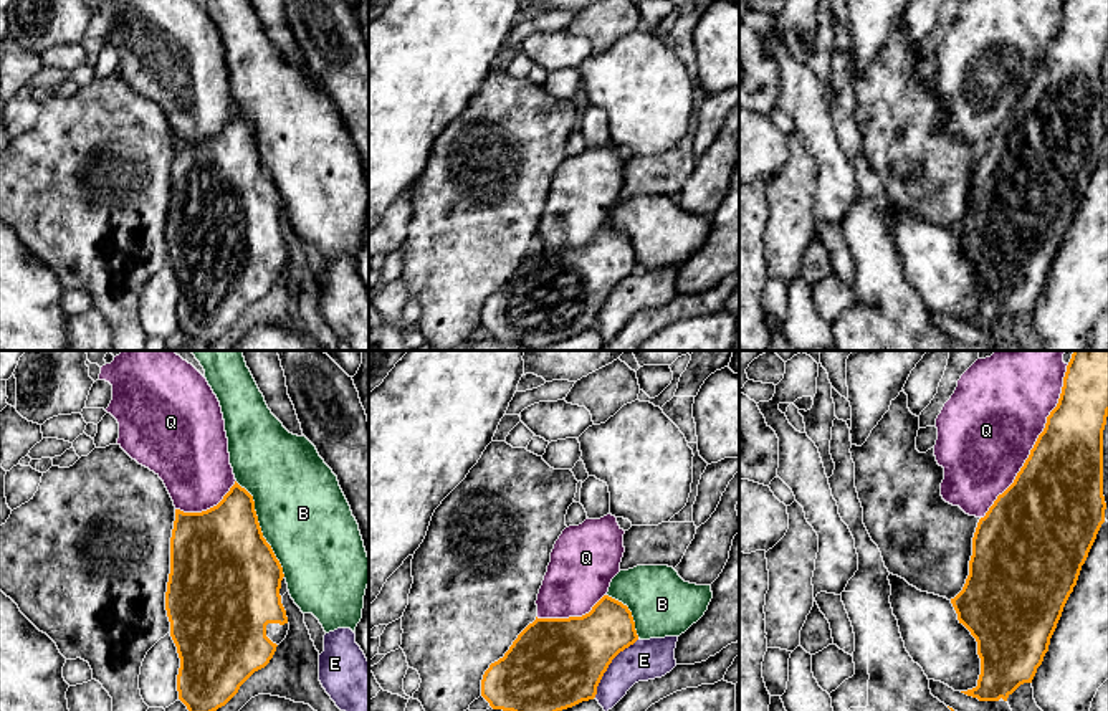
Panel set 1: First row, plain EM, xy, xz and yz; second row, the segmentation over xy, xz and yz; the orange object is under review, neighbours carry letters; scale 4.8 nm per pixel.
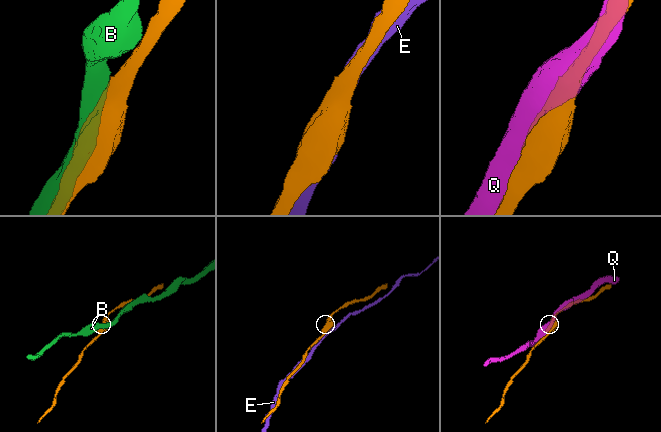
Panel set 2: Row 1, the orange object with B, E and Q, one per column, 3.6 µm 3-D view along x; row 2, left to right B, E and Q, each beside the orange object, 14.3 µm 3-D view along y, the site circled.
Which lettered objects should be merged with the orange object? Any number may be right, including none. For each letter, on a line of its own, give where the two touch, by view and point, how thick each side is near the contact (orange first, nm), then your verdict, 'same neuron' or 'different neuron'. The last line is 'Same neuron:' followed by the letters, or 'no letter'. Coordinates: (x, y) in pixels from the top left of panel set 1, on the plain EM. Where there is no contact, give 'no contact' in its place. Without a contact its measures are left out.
B: xy (260, 157) | 480/440 nm | different neuron
E: xz (609, 293) | 440/200 nm | different neuron
Q: yz (1034, 75) | 420/480 nm | same neuron
Same neuron: Q

